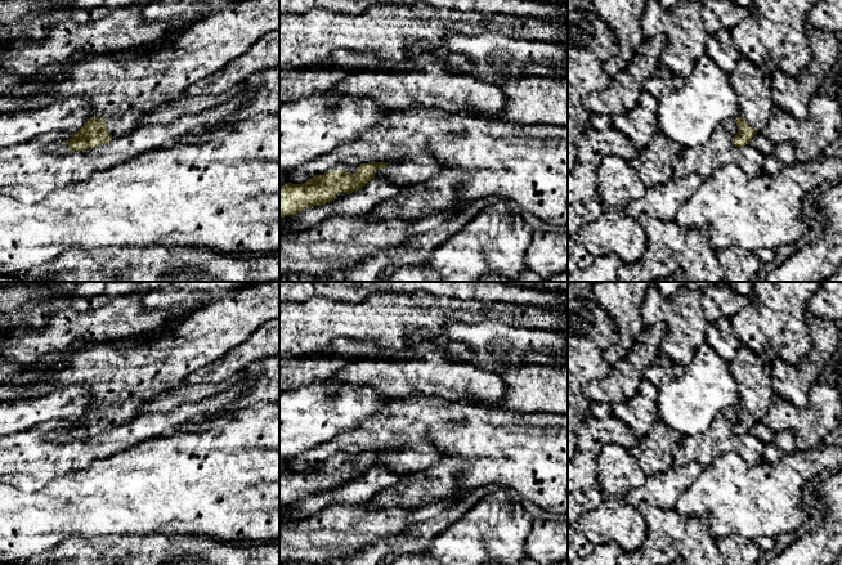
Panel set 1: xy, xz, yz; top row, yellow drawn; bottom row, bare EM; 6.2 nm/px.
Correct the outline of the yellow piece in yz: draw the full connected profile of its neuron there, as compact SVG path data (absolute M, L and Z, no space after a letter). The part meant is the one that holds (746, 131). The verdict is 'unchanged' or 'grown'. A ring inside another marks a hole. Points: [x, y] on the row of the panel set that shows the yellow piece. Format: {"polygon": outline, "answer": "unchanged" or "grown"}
{"polygon": "M740 57L729 80L739 97L738 134L733 144L740 148L749 144L757 133L762 133L774 109L771 73Z", "answer": "grown"}

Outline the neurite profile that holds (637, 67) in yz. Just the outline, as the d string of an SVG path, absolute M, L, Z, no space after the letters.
M664 33L645 37L633 58L627 63L626 69L633 80L642 82L651 76L651 72L660 64L662 53L667 49L668 40Z

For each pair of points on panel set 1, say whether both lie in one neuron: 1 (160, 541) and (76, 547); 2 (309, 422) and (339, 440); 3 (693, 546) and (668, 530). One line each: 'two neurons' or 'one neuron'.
1: one neuron
2: two neurons
3: one neuron

